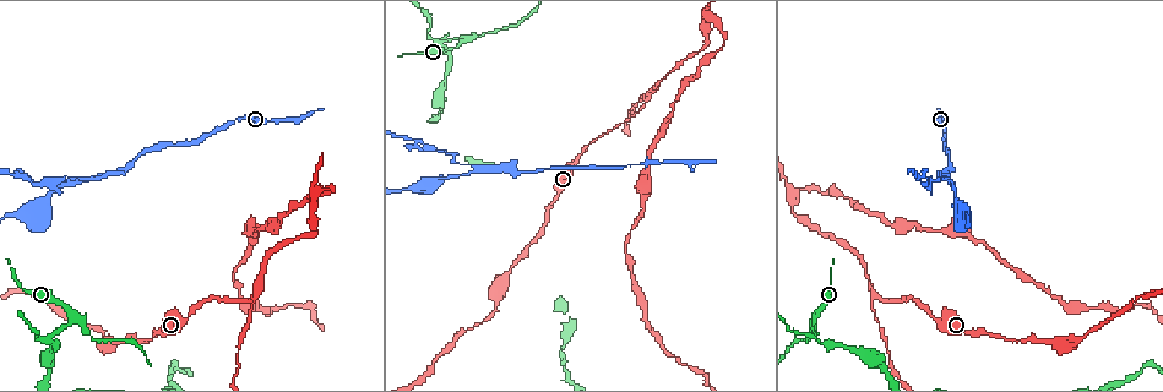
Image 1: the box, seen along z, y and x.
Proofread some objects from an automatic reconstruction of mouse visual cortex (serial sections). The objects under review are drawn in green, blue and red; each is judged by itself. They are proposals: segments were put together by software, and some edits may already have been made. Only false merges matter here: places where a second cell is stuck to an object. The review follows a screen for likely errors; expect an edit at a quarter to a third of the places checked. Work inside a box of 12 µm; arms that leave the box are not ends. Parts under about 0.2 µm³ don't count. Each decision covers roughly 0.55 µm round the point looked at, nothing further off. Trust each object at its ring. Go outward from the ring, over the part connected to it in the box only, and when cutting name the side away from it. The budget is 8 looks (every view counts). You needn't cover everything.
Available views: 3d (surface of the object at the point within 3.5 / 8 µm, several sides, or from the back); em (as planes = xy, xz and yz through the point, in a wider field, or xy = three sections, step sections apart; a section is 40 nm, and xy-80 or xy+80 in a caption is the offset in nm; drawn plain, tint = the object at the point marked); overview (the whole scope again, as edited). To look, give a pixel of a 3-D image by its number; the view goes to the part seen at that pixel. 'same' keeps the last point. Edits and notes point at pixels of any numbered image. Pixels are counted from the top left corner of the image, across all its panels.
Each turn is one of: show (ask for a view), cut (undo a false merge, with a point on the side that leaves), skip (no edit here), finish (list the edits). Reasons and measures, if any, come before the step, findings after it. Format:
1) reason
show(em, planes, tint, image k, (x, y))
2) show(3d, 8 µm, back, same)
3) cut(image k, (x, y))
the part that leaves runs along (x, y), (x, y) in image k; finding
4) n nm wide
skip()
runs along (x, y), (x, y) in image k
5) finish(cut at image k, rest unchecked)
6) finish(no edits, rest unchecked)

a narrow waist
show(3d, 3.5 µm, image 1, (945, 131))

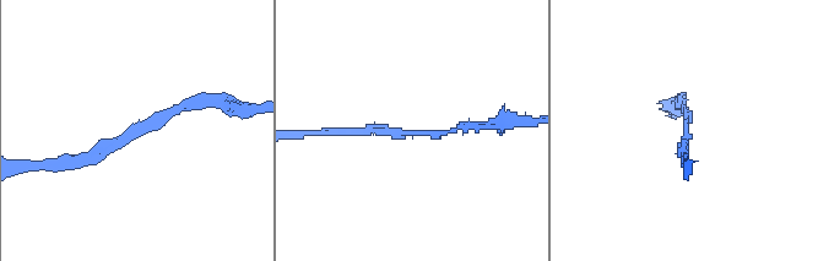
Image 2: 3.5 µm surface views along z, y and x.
shape alone is not enough
show(em, xy, step 3, tint, image 2, (407, 133))

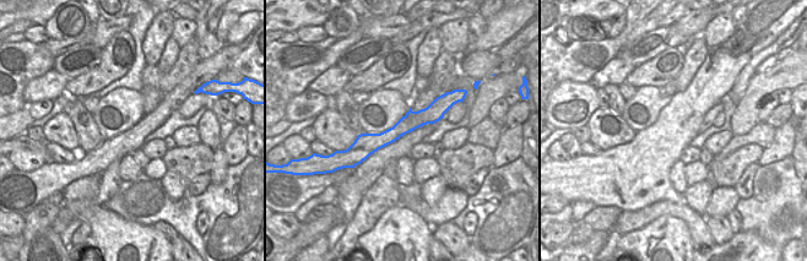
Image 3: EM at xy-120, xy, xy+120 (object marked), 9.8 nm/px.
skip()
runs along (202, 101), (60, 162) in image 2; all the same cell

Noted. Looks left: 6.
a fork
show(3d, 8 µm, image 1, (877, 299))

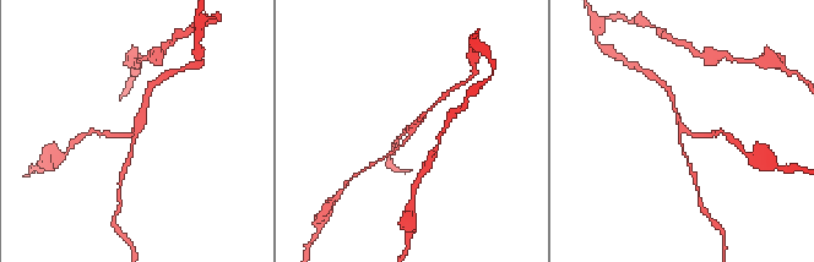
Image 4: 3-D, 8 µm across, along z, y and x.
show(3d, 3.5 µm, image 4, (134, 131))

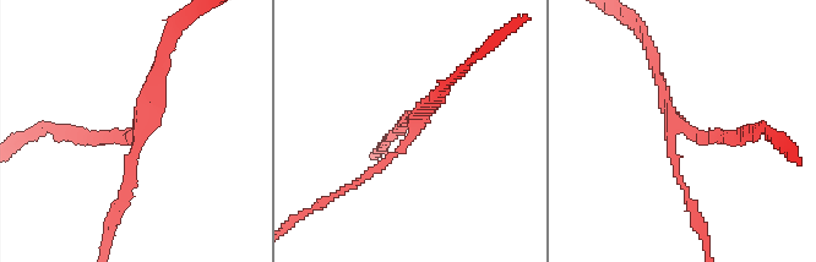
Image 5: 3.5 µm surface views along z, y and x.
3 arms; arms of 100, 150, 150 nm; now the EM
show(em, planes, tint, image 5, (142, 126))

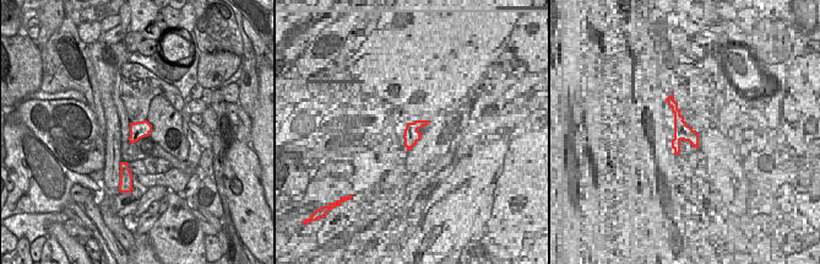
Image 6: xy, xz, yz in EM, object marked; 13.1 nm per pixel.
220 nm wide
skip()
runs along (738, 134), (681, 126), (653, 55) in image 5; all the same cell

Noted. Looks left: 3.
sharp bend
show(3d, 3.5 µm, image 1, (724, 39))

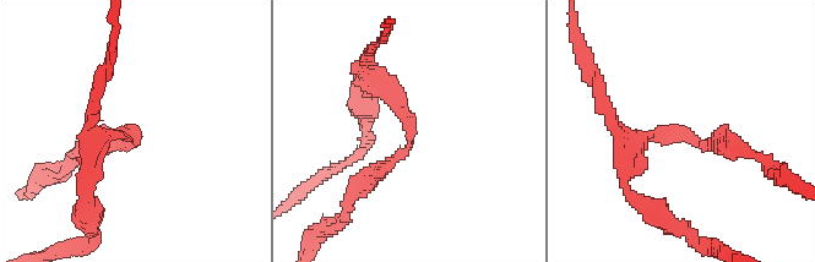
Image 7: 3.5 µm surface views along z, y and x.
arms of 250, 250 nm
show(em, xy, step 2, tint, image 7, (137, 136))

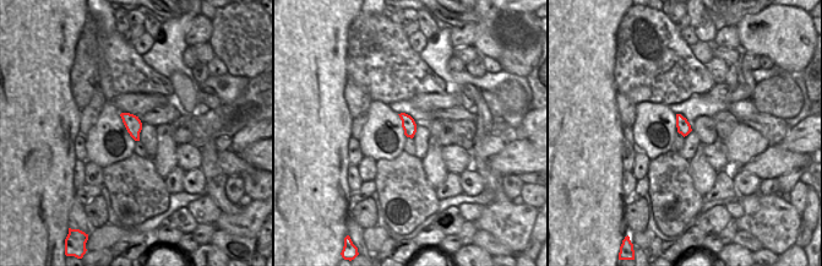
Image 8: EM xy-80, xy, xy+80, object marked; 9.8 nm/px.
skip()
runs along (367, 76), (412, 142), (356, 192) in image 7; continuous, no second cell

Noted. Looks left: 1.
finish(no edits, rest unchecked)

